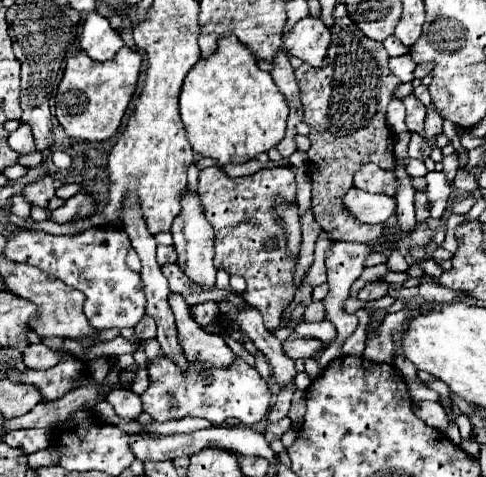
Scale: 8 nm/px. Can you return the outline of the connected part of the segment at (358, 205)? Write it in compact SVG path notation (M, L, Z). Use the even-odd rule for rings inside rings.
M351 188L345 194L343 204L355 218L359 218L365 224L387 222L387 218L395 214L395 198L385 194L369 194L357 188Z

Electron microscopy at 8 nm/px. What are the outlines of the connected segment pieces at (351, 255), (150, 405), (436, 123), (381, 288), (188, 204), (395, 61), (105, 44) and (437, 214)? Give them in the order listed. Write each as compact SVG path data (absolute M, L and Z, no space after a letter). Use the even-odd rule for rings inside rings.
M333 242L331 248L327 250L327 258L325 258L325 264L327 264L327 284L329 284L329 294L327 298L323 300L325 304L325 314L327 314L327 320L331 320L339 332L339 340L345 340L347 336L353 334L353 330L357 328L359 320L357 316L349 316L345 314L343 310L343 302L349 298L349 288L351 284L361 276L363 268L365 268L365 260L369 258L369 254L373 252L373 248L369 244L357 244L357 242Z
M161 358L155 364L149 364L149 378L151 386L141 394L143 410L151 414L153 420L167 422L173 418L183 418L183 416L199 416L207 418L213 424L223 424L229 416L241 420L245 426L255 426L259 424L269 410L271 402L271 388L269 384L261 378L261 374L245 364L241 358L235 360L231 368L195 368L193 364L189 370L183 374L173 362L167 358ZM169 396L177 400L177 406L169 406Z
M429 106L427 108L427 122L425 122L425 140L429 146L435 146L435 140L441 134L441 124L443 124L443 118L439 116L439 112L433 106Z
M377 280L377 282L365 284L365 288L359 290L359 300L373 302L373 300L379 300L379 298L387 296L387 292L389 292L389 284L383 282L383 280Z
M189 190L181 198L181 214L177 220L173 220L173 246L177 252L177 266L197 284L199 288L211 290L215 286L215 264L213 264L213 228L203 216L203 206L197 198L197 194L191 194Z
M403 54L403 56L397 56L397 58L389 58L389 68L401 82L411 82L413 80L415 62L411 60L409 54Z
M99 12L87 14L81 34L81 50L85 50L93 60L105 62L123 48L123 40L117 30L111 28L109 20Z
M427 172L425 176L427 180L427 198L429 198L429 212L431 212L431 218L441 218L445 208L447 208L447 202L449 202L449 196L451 196L451 184L445 180L445 174L443 172Z

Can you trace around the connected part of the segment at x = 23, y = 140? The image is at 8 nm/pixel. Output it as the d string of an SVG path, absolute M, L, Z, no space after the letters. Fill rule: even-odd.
M21 124L15 132L9 134L9 146L19 154L31 154L35 152L35 140L31 134L31 128L27 124Z

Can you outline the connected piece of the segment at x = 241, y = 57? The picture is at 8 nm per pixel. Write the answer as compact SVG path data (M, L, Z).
M235 36L221 38L219 42L221 44L217 52L207 60L199 60L195 68L187 74L179 96L179 108L181 108L181 118L187 130L187 138L193 146L193 152L205 158L213 158L217 166L223 168L227 164L249 162L261 152L269 152L273 146L277 146L285 134L289 108L287 108L285 96L277 92L277 86L273 84L271 74L259 70L251 52L245 46L241 46L241 42Z

